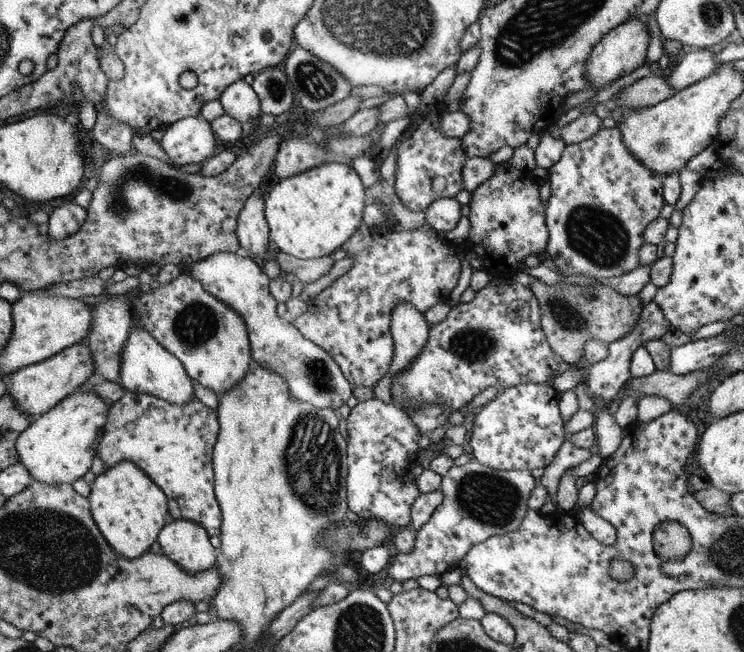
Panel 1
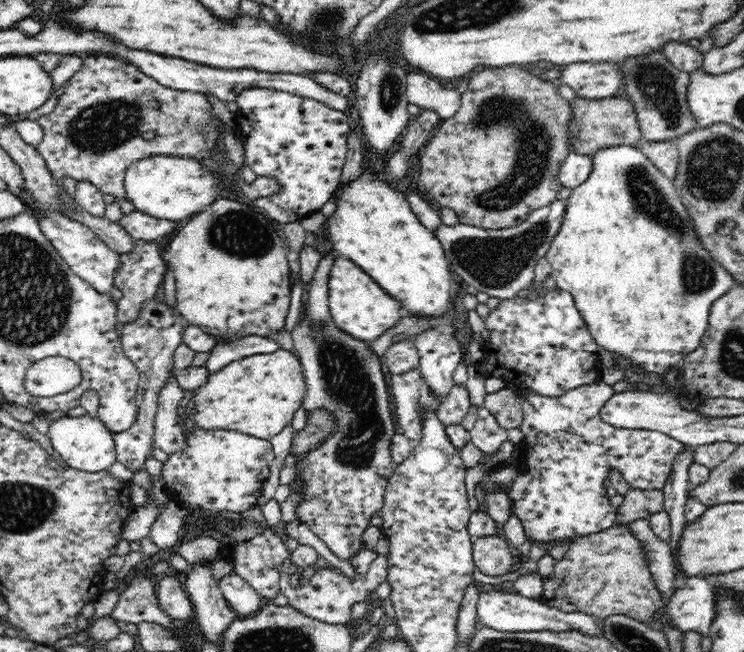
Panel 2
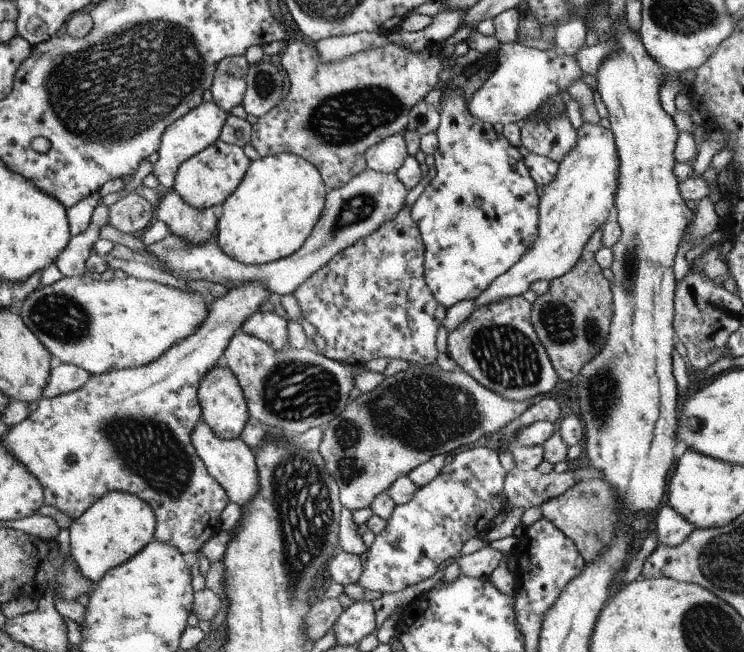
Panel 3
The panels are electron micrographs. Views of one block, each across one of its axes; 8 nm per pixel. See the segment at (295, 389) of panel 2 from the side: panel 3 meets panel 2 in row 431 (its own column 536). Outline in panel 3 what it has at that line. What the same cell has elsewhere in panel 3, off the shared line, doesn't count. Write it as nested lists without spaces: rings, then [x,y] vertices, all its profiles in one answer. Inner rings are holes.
[[[585,122],[576,130],[573,149],[558,163],[556,176],[541,188],[536,205],[536,234],[532,244],[504,274],[474,299],[474,308],[519,297],[531,284],[551,281],[569,272],[579,259],[591,234],[606,221],[614,203],[618,159],[612,133]]]

